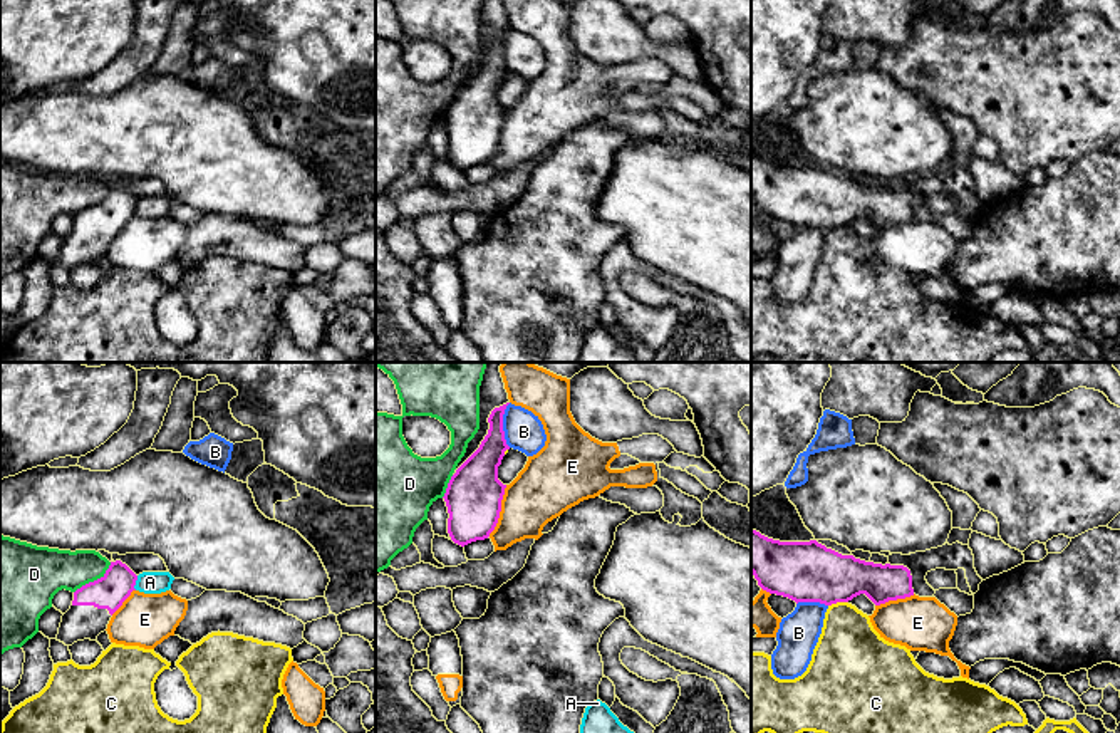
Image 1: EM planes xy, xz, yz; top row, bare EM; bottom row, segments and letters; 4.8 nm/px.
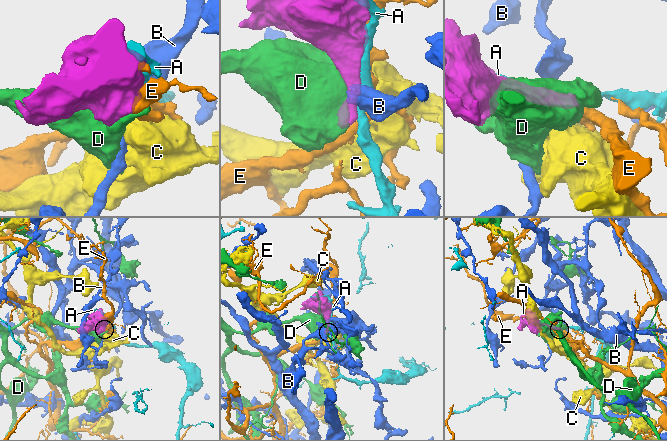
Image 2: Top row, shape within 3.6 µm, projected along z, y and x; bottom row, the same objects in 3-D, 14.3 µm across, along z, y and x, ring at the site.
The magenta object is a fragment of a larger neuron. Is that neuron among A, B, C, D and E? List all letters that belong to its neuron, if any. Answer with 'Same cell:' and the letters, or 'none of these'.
Same cell: none of these

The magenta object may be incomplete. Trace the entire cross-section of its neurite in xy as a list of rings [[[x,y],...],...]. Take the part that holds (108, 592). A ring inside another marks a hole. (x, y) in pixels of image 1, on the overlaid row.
[[[121,560],[111,562],[106,574],[74,592],[70,609],[62,616],[57,641],[72,646],[96,641],[107,629],[112,614],[131,595],[137,575]]]

